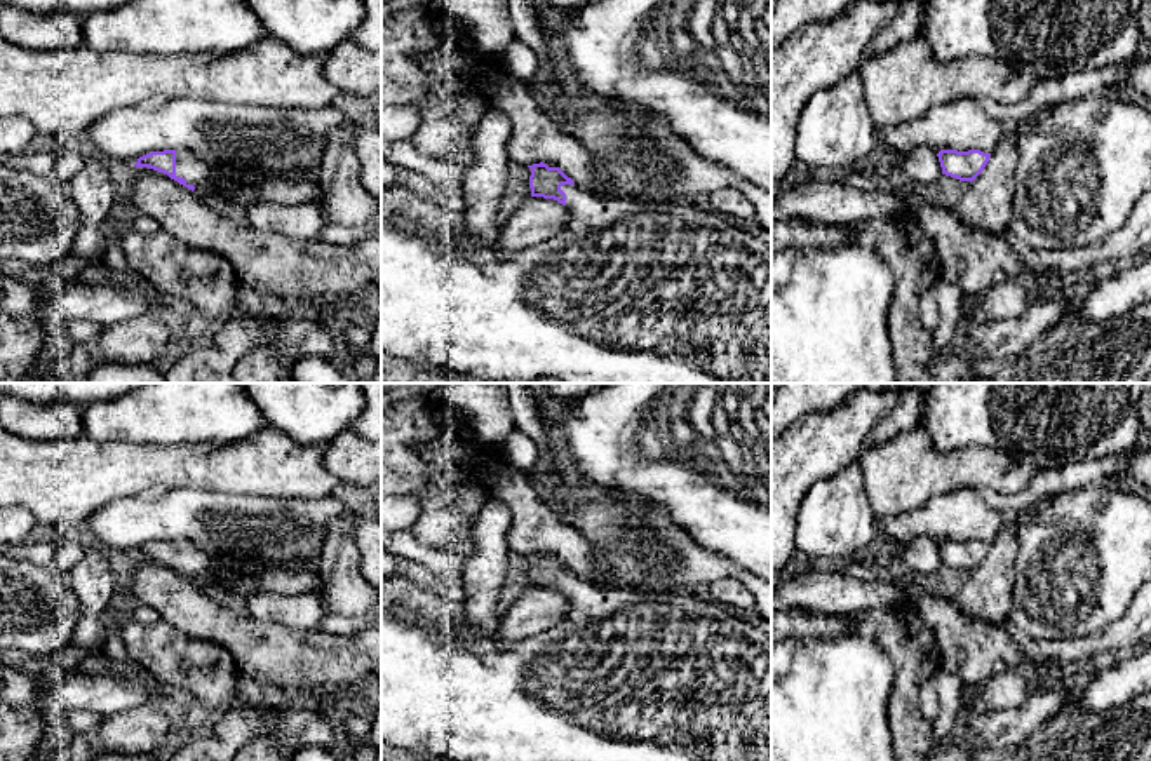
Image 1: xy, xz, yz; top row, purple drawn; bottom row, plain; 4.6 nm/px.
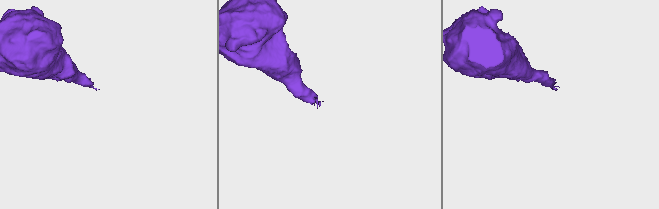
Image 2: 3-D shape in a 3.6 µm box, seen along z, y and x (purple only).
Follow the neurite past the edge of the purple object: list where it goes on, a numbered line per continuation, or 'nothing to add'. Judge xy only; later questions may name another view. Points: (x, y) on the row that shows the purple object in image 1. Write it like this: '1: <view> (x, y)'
1: xy (204, 176)

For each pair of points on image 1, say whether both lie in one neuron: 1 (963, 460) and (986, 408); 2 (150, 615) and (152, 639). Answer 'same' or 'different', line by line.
1: different
2: different

